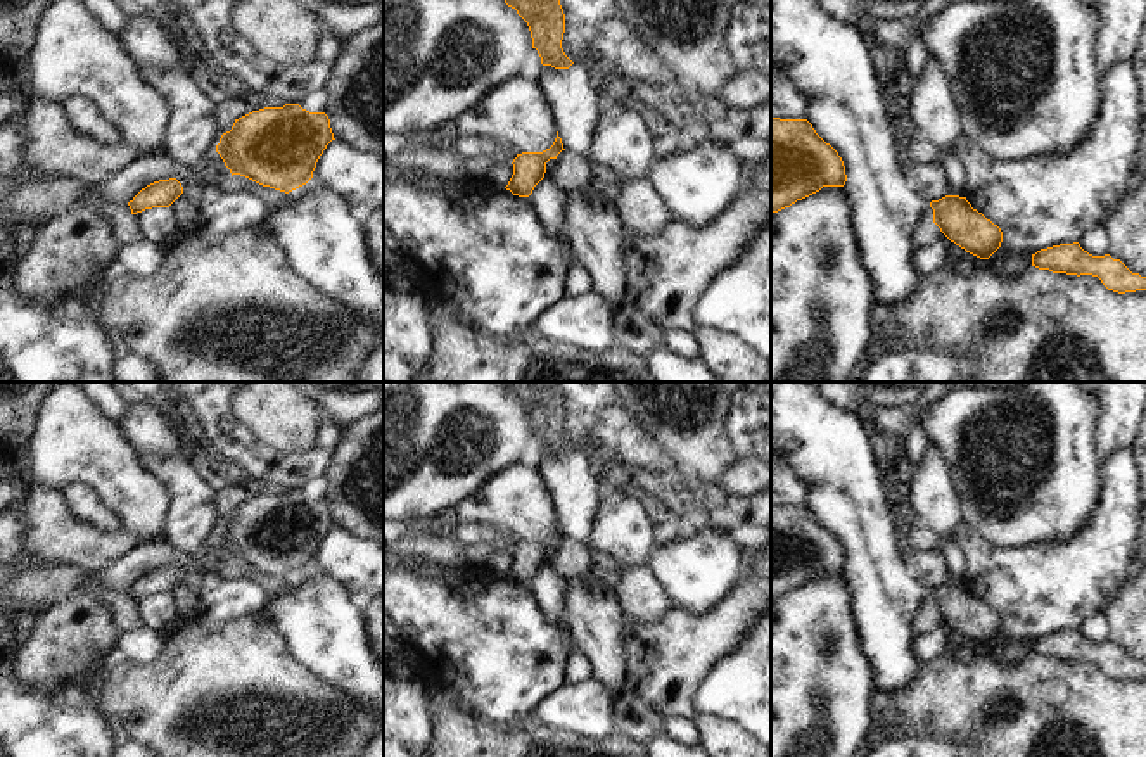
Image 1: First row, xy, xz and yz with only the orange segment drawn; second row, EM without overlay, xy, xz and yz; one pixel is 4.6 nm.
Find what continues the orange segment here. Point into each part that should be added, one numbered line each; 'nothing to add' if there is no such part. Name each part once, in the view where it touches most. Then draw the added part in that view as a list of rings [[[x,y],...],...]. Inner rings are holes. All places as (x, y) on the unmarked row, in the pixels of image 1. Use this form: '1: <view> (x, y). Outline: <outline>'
nothing to add.

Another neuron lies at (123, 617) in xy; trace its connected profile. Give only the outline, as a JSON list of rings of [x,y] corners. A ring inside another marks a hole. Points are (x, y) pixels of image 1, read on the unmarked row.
[[[0,563],[0,595],[9,601],[24,601],[33,610],[52,608],[78,591],[105,601],[111,622],[118,631],[143,627],[142,619],[130,608],[131,596],[128,591],[105,591],[90,579],[88,572],[73,563],[29,569]]]

